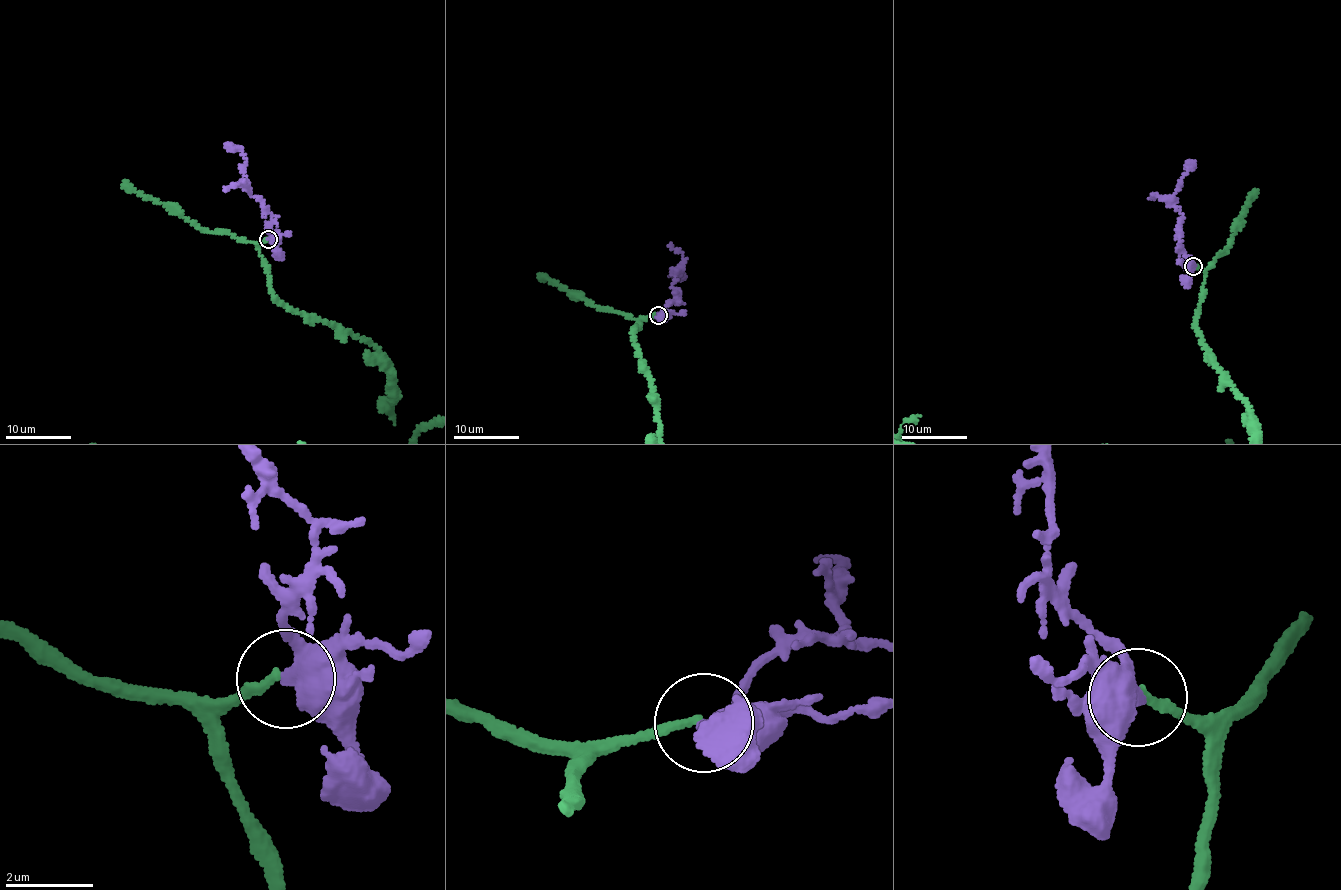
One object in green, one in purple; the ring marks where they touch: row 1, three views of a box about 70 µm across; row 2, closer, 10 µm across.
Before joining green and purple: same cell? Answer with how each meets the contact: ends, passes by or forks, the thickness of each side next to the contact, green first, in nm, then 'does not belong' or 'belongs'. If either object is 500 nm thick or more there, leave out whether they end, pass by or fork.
green ends; purple passes by; calibres 180 and 400 nm; does not belong

